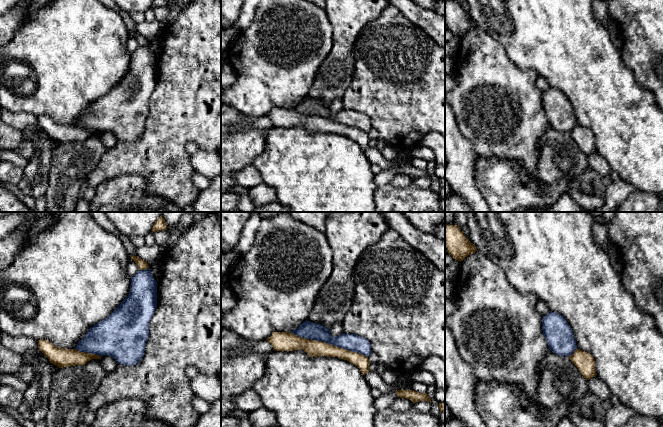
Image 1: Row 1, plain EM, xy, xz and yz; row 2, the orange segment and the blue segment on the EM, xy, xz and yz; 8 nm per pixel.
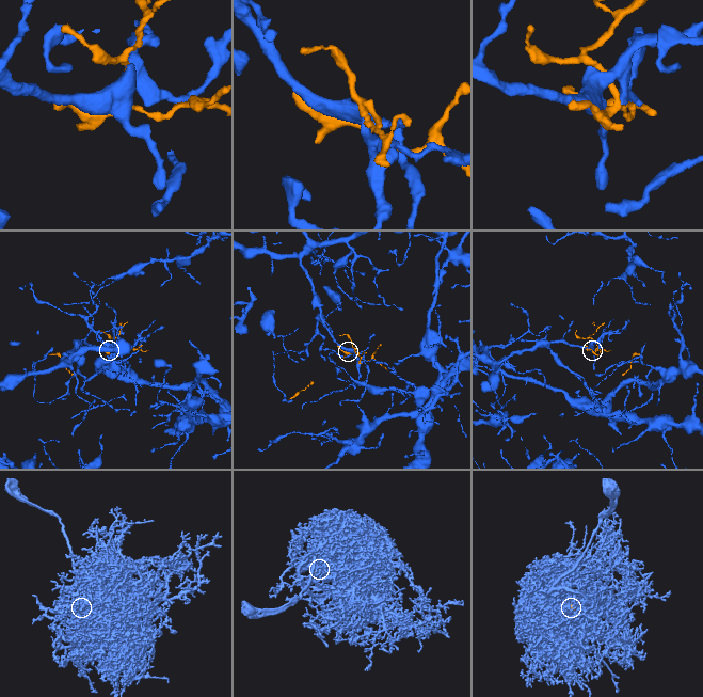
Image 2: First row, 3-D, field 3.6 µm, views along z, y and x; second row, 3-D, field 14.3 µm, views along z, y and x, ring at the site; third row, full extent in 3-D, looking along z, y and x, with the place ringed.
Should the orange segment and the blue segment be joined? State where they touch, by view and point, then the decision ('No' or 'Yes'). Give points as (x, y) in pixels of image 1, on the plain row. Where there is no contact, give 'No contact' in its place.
Touches orange at xz (329, 120). Yes

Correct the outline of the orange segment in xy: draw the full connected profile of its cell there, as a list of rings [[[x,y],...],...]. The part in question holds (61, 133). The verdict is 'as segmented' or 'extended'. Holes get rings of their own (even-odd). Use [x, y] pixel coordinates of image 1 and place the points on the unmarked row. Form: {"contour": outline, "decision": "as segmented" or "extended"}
{"contour": [[[38,116],[39,126],[49,135],[50,139],[59,144],[85,141],[92,135],[101,135],[99,131],[85,129],[75,125],[63,125],[54,122],[47,116]]], "decision": "as segmented"}

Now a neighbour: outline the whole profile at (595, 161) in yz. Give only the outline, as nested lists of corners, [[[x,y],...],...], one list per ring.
[[[597,151],[587,156],[587,160],[588,166],[601,175],[610,175],[612,172],[608,162]]]

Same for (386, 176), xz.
[[[393,164],[391,167],[382,170],[381,172],[375,174],[374,182],[377,186],[382,186],[386,184],[391,184],[392,180],[398,174],[396,168],[398,165]]]

